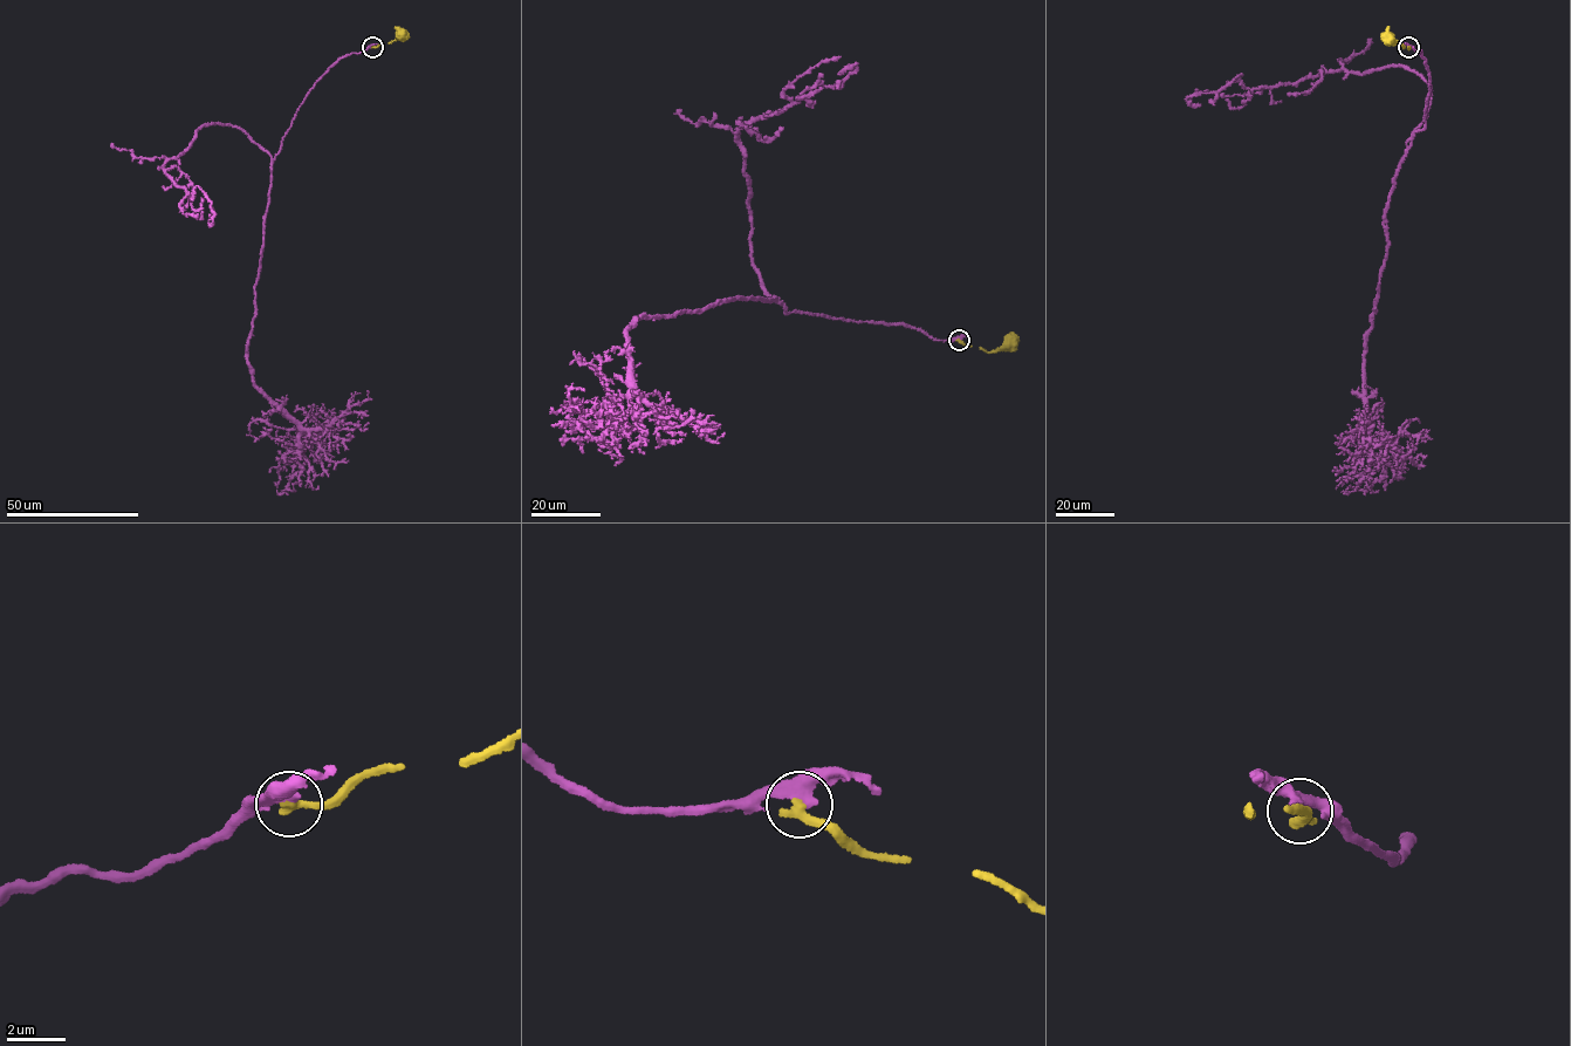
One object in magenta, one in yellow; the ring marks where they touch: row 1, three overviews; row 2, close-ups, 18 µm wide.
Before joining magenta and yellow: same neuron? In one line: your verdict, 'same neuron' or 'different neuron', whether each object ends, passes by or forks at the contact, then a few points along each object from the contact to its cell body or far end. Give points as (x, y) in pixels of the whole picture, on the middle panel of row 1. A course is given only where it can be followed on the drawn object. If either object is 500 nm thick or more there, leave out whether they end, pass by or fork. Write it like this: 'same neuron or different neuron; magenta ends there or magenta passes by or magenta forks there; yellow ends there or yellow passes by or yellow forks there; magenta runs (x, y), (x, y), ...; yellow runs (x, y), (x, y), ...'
different neuron; magenta passes by; yellow ends there; magenta runs (959, 340), (788, 314), (774, 301), (720, 301), (632, 321), (629, 394), (592, 428), (569, 398), (584, 390); yellow runs (959, 340), (993, 351), (1003, 350), (1012, 342)

